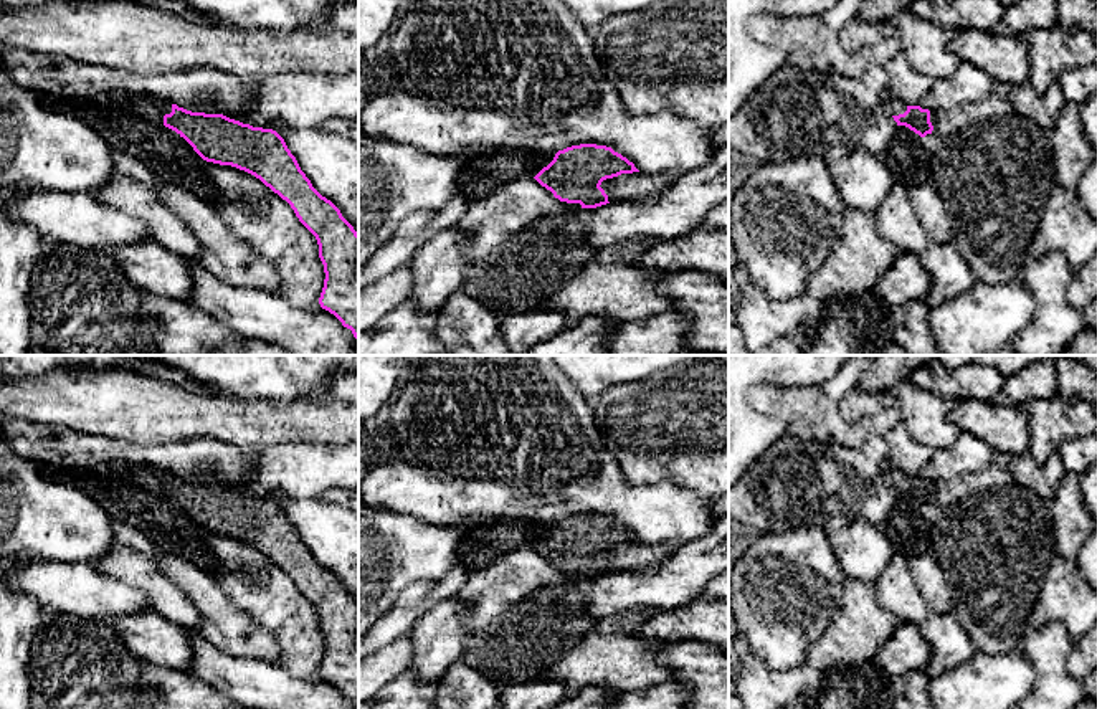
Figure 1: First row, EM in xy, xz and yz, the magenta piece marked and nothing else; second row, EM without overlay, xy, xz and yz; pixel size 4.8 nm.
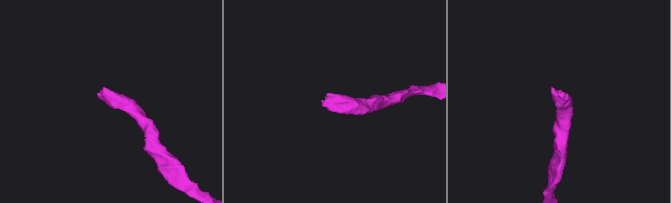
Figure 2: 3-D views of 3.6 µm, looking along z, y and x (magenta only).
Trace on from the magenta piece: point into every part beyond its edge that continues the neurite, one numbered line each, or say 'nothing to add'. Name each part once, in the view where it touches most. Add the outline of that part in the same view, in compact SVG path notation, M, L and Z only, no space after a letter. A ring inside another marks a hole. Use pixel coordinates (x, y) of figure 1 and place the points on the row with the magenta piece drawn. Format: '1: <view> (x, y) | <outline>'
1: yz (896, 106) | M887 98L887 109L892 116L899 116L907 111L907 104L899 98Z

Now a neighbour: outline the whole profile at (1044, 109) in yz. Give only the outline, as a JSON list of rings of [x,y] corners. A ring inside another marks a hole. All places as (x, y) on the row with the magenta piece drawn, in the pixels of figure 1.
[[[1029,81],[1013,84],[1009,88],[1008,101],[1013,111],[1034,121],[1047,132],[1054,129],[1056,121],[1067,102],[1057,81],[1052,83],[1044,94],[1039,94]]]

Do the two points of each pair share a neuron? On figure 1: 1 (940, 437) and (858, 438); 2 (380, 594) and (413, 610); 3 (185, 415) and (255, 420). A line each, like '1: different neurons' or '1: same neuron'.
1: different neurons
2: different neurons
3: same neuron

